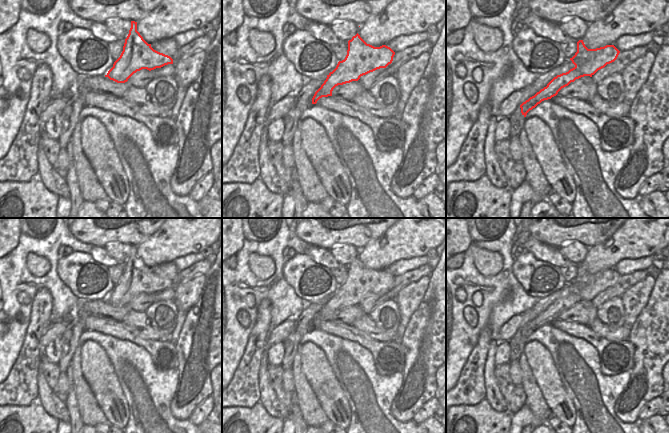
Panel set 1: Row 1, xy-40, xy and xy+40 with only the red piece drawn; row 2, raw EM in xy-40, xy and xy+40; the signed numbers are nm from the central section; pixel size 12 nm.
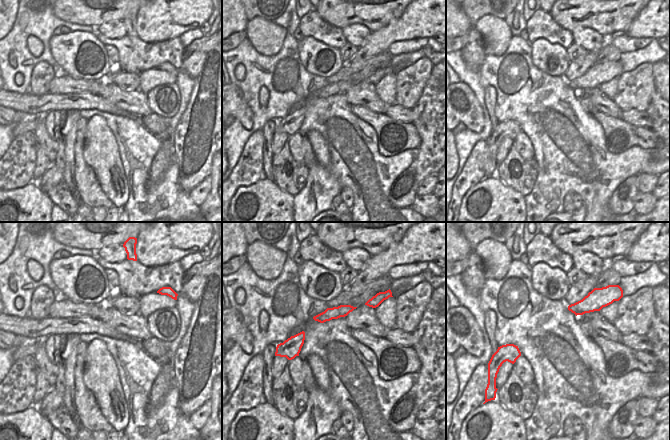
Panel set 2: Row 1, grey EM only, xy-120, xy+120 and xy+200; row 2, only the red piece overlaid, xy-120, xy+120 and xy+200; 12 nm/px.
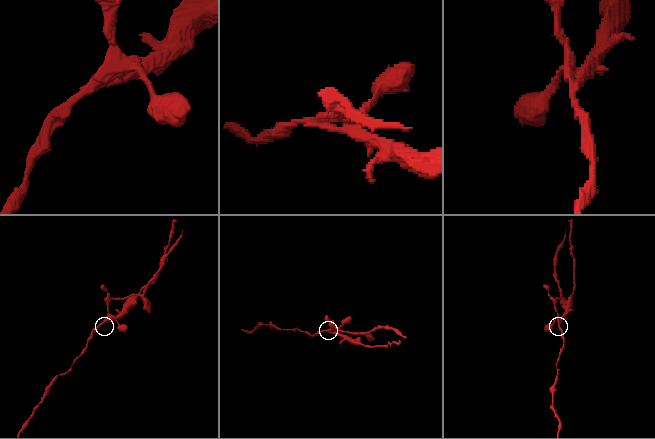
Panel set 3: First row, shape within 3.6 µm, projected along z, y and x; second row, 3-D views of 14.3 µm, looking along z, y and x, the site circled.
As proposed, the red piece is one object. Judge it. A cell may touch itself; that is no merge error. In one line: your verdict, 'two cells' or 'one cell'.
two cells

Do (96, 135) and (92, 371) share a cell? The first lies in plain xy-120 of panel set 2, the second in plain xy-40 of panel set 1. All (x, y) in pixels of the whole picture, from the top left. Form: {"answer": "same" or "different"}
{"answer": "same"}

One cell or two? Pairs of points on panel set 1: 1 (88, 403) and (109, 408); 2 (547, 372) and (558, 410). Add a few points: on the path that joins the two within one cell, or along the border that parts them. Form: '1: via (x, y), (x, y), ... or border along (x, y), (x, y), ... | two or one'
1: border along (87, 383), (108, 422) | two
2: via (549, 381), (558, 401) | one

